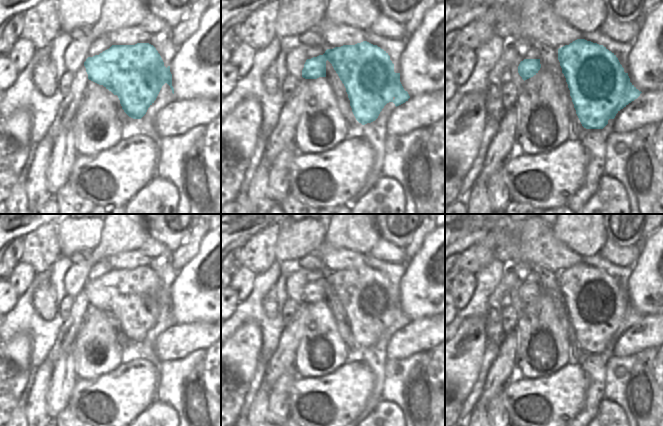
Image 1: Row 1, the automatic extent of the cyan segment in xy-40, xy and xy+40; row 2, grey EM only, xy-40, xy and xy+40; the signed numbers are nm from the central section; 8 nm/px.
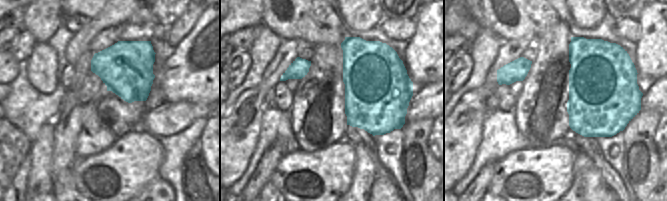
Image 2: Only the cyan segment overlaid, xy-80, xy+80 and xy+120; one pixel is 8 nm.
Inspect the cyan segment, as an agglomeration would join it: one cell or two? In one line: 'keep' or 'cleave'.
keep

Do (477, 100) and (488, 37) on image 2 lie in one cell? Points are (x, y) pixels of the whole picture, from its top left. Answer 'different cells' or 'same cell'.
different cells

